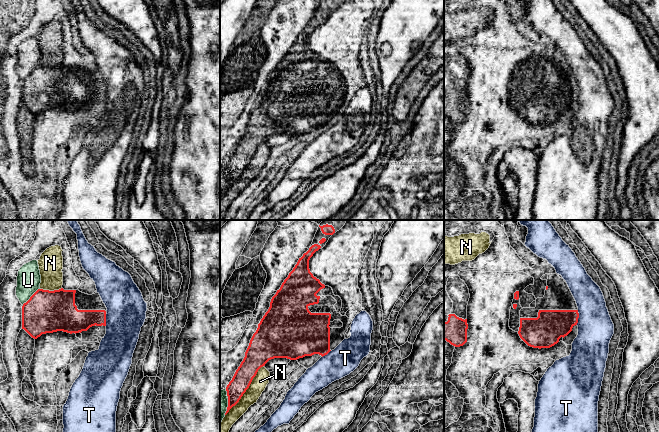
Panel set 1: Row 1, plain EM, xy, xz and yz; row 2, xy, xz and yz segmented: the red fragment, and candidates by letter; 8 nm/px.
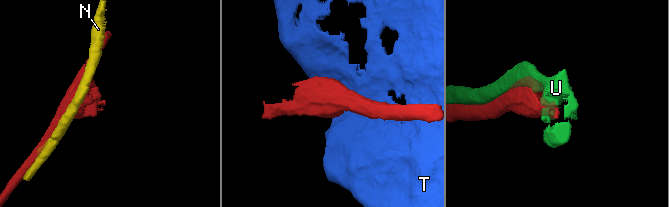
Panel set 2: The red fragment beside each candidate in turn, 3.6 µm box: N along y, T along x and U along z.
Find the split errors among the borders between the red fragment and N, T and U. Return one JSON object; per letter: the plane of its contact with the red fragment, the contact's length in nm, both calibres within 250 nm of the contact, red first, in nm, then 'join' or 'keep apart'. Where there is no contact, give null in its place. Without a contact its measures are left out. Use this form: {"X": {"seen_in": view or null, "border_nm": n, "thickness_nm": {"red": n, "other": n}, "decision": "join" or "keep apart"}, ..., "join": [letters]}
{"N": {"seen_in": "xz", "border_nm": 500, "thickness_nm": {"red": 170, "other": 120}, "decision": "keep apart"}, "T": {"seen_in": "yz", "border_nm": 120, "thickness_nm": {"red": 260, "other": 280}, "decision": "keep apart"}, "U": {"seen_in": "xy", "border_nm": 190, "thickness_nm": {"red": 340, "other": 190}, "decision": "keep apart"}, "join": []}

